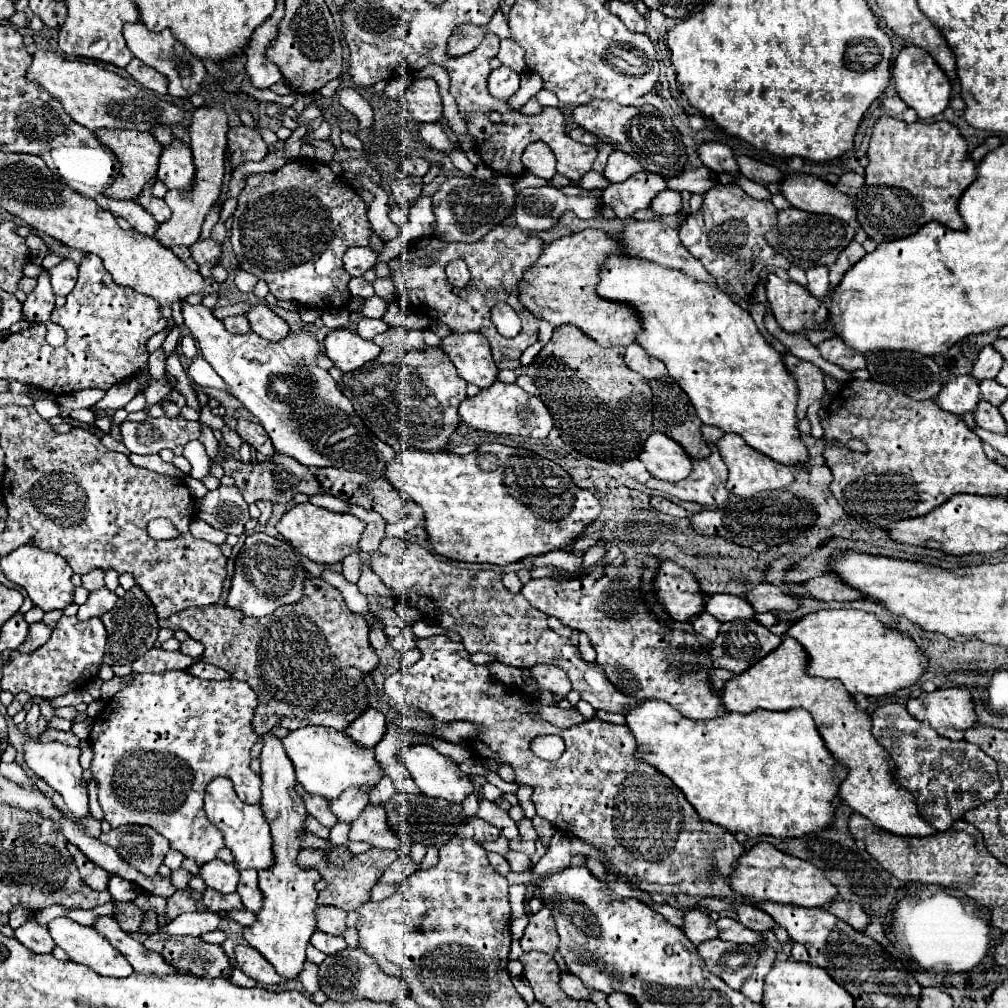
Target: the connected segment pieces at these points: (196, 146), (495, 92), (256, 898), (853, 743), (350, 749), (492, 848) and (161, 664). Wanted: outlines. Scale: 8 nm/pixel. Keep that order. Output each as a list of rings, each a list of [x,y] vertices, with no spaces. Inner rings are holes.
[[[214,82],[210,86],[210,94],[212,94],[214,102],[208,108],[204,106],[202,110],[196,110],[192,114],[192,124],[190,124],[190,146],[192,146],[192,156],[194,156],[194,164],[196,164],[196,188],[192,188],[192,192],[172,192],[172,190],[168,190],[166,196],[164,196],[166,204],[172,210],[172,218],[158,226],[156,240],[166,248],[170,248],[174,244],[190,246],[198,240],[204,216],[208,214],[212,204],[218,200],[220,190],[222,190],[228,118],[226,118],[226,112],[222,112],[222,106],[220,106],[220,100],[222,100],[222,94],[224,94],[220,84]]]
[[[506,66],[492,70],[488,76],[488,92],[498,100],[506,102],[518,90],[518,86],[520,86],[520,76]]]
[[[240,870],[238,894],[240,894],[242,906],[246,910],[252,910],[252,912],[260,910],[260,906],[262,906],[262,894],[260,894],[260,888],[258,888],[256,870]]]
[[[786,636],[780,644],[780,648],[776,648],[776,652],[768,654],[764,660],[760,660],[758,664],[754,664],[748,672],[732,678],[722,692],[722,702],[726,704],[728,710],[732,712],[754,712],[758,708],[762,710],[792,710],[792,708],[804,708],[812,714],[828,750],[832,752],[834,758],[838,758],[840,762],[846,764],[848,768],[848,776],[844,778],[844,782],[840,784],[840,798],[858,814],[866,816],[868,820],[872,820],[876,826],[884,828],[886,832],[898,834],[898,836],[930,836],[936,834],[936,828],[926,824],[918,812],[916,800],[914,796],[904,790],[898,780],[894,778],[894,770],[896,764],[890,758],[890,754],[880,746],[880,742],[872,736],[872,722],[870,716],[862,710],[856,708],[856,702],[852,698],[852,694],[846,692],[846,688],[838,682],[838,680],[824,680],[824,678],[814,678],[806,672],[808,668],[808,656],[804,652],[804,646],[796,640],[792,640],[790,636]]]
[[[304,726],[288,732],[280,738],[288,758],[296,770],[296,782],[310,794],[324,796],[328,800],[336,800],[350,786],[366,786],[374,788],[382,772],[374,760],[374,750],[362,748],[346,732],[338,732],[324,726]]]
[[[500,836],[498,840],[494,840],[494,842],[480,842],[480,846],[482,846],[486,852],[498,852],[498,854],[502,854],[502,852],[506,852],[506,848],[510,848],[510,846],[508,846],[508,840],[504,840],[502,836]]]
[[[152,648],[144,656],[132,662],[132,672],[164,672],[164,670],[186,670],[196,660],[184,656],[182,652],[166,652],[162,648]]]

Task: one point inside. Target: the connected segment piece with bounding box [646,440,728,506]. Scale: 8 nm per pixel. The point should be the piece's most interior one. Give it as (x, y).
(706, 484)

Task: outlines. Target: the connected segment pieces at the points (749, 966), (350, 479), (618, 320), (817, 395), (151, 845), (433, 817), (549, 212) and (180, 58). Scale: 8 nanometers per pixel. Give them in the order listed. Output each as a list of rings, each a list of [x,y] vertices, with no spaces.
[[[706,940],[696,946],[712,974],[720,976],[730,988],[740,988],[742,982],[752,974],[758,952],[746,944],[734,944],[724,940]]]
[[[320,468],[316,470],[316,478],[320,480],[320,486],[326,494],[330,496],[336,496],[344,502],[350,502],[350,504],[358,504],[366,510],[374,510],[378,512],[388,524],[396,522],[396,520],[402,520],[408,516],[408,510],[404,510],[404,504],[402,504],[402,498],[400,498],[400,492],[386,480],[386,478],[378,478],[378,480],[368,480],[368,476],[364,474],[358,474],[358,472],[348,472],[348,470],[342,470],[342,468]]]
[[[584,230],[584,232],[576,232],[572,236],[566,236],[566,238],[552,242],[550,246],[544,248],[540,258],[532,266],[528,266],[528,270],[524,272],[524,276],[520,280],[520,302],[536,318],[550,322],[554,328],[564,326],[564,324],[572,324],[604,348],[632,344],[636,334],[640,332],[640,320],[634,314],[634,310],[628,308],[626,304],[616,304],[616,302],[604,300],[596,294],[596,284],[600,278],[600,264],[608,258],[610,252],[624,252],[624,250],[618,246],[618,242],[612,236],[608,236],[602,230]]]
[[[792,354],[784,356],[784,366],[794,376],[798,386],[798,404],[796,404],[796,416],[798,420],[804,420],[806,408],[814,402],[818,402],[824,396],[824,372],[814,366],[812,362],[800,360]]]
[[[120,826],[102,834],[100,840],[112,846],[130,866],[134,866],[144,876],[158,874],[158,866],[170,850],[170,842],[148,826]]]
[[[396,794],[390,798],[386,804],[386,814],[388,814],[388,824],[390,828],[400,836],[402,842],[422,842],[426,848],[436,846],[440,848],[444,840],[450,840],[456,836],[456,830],[464,824],[462,818],[462,804],[450,804],[446,800],[438,798],[428,798],[424,794],[414,796],[414,794]]]
[[[526,188],[518,194],[516,200],[516,222],[522,230],[544,232],[552,230],[558,224],[558,218],[568,210],[568,196],[558,188]]]
[[[134,22],[134,24],[126,24],[124,26],[124,38],[128,48],[132,50],[132,54],[142,60],[146,66],[152,66],[154,70],[160,70],[166,78],[168,78],[168,94],[172,98],[190,98],[192,94],[202,90],[202,82],[206,78],[206,68],[204,64],[192,56],[174,36],[172,32],[164,30],[160,34],[148,32],[148,28],[144,28],[142,22]]]

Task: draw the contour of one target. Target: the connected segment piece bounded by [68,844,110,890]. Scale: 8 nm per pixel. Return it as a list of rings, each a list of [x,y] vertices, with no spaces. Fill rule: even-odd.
[[[68,844],[68,852],[72,854],[72,858],[74,858],[74,862],[76,862],[76,868],[78,868],[80,876],[82,876],[82,880],[84,880],[92,890],[104,890],[104,888],[108,886],[110,874],[104,872],[104,868],[92,864],[92,862],[80,852],[80,848],[76,848],[74,844]]]

